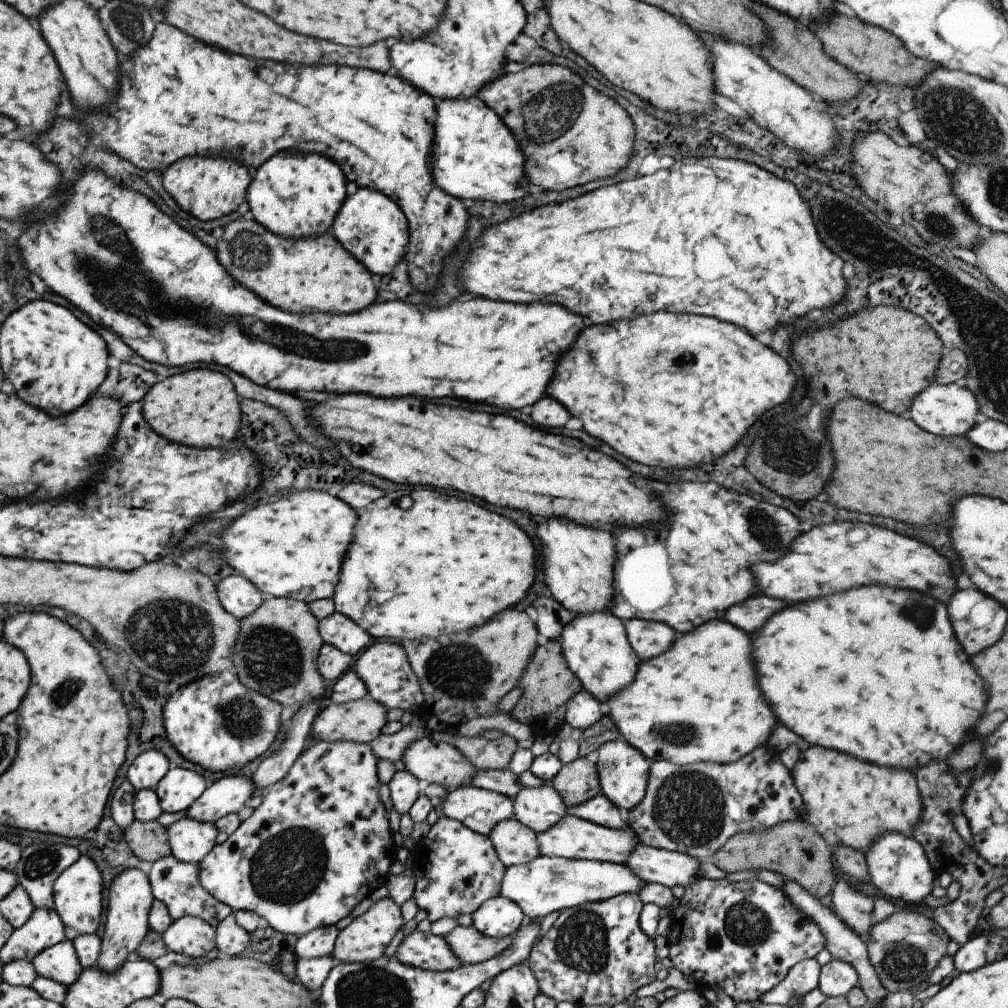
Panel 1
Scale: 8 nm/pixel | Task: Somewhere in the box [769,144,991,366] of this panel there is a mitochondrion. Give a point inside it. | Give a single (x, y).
(936, 223)

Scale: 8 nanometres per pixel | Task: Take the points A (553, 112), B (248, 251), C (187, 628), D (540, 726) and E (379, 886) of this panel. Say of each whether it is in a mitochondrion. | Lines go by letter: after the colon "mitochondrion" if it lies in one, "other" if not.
A: mitochondrion
B: mitochondrion
C: mitochondrion
D: other
E: other

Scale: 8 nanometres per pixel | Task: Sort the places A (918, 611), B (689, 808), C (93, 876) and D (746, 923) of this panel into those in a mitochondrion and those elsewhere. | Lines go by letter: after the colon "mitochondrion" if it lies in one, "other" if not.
A: mitochondrion
B: mitochondrion
C: other
D: mitochondrion

